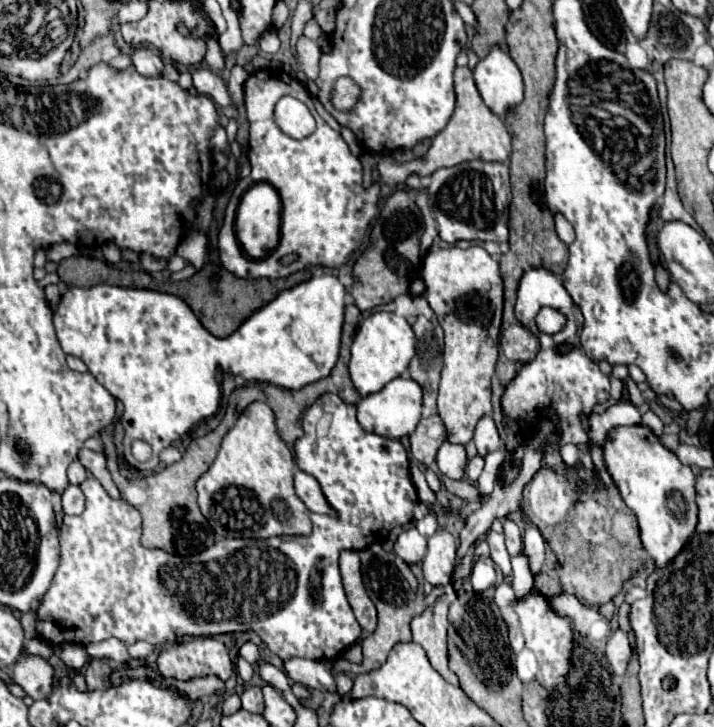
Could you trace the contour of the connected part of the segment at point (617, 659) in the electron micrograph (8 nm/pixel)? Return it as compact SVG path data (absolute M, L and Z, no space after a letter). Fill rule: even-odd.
M616 630L616 632L612 634L612 638L608 640L606 660L610 662L612 670L622 676L624 670L626 670L626 664L628 664L630 656L632 656L632 648L630 648L630 640L628 640L626 632Z

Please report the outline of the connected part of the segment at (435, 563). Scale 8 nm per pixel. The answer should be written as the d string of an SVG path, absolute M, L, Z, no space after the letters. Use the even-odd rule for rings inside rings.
M438 528L434 536L428 538L428 550L422 562L424 578L432 584L446 584L454 572L454 556L456 556L456 542L448 530Z

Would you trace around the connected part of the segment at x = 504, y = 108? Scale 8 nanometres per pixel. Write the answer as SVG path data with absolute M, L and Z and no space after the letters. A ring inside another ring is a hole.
M494 46L474 68L474 82L484 104L500 118L522 102L522 76L514 60Z

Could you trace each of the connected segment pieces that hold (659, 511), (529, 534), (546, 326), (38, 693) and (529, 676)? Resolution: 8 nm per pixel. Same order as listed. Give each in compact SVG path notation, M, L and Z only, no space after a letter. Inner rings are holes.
M642 424L612 428L604 440L602 452L606 470L616 482L622 500L638 518L646 552L654 558L658 568L664 566L664 562L670 562L680 552L680 546L688 542L688 534L692 534L696 526L696 478L690 466L682 464L676 454L664 448L658 436Z
M526 526L524 530L524 548L522 554L530 560L530 572L536 576L544 564L544 538L538 528Z
M542 308L536 316L536 326L544 334L556 334L556 332L564 330L566 322L568 322L568 318L554 308Z
M22 654L12 668L12 680L24 688L24 692L34 698L46 698L52 690L54 668L40 656Z
M522 650L516 656L516 672L518 672L518 678L522 680L522 684L530 684L536 678L538 666L536 666L536 658L530 650Z

